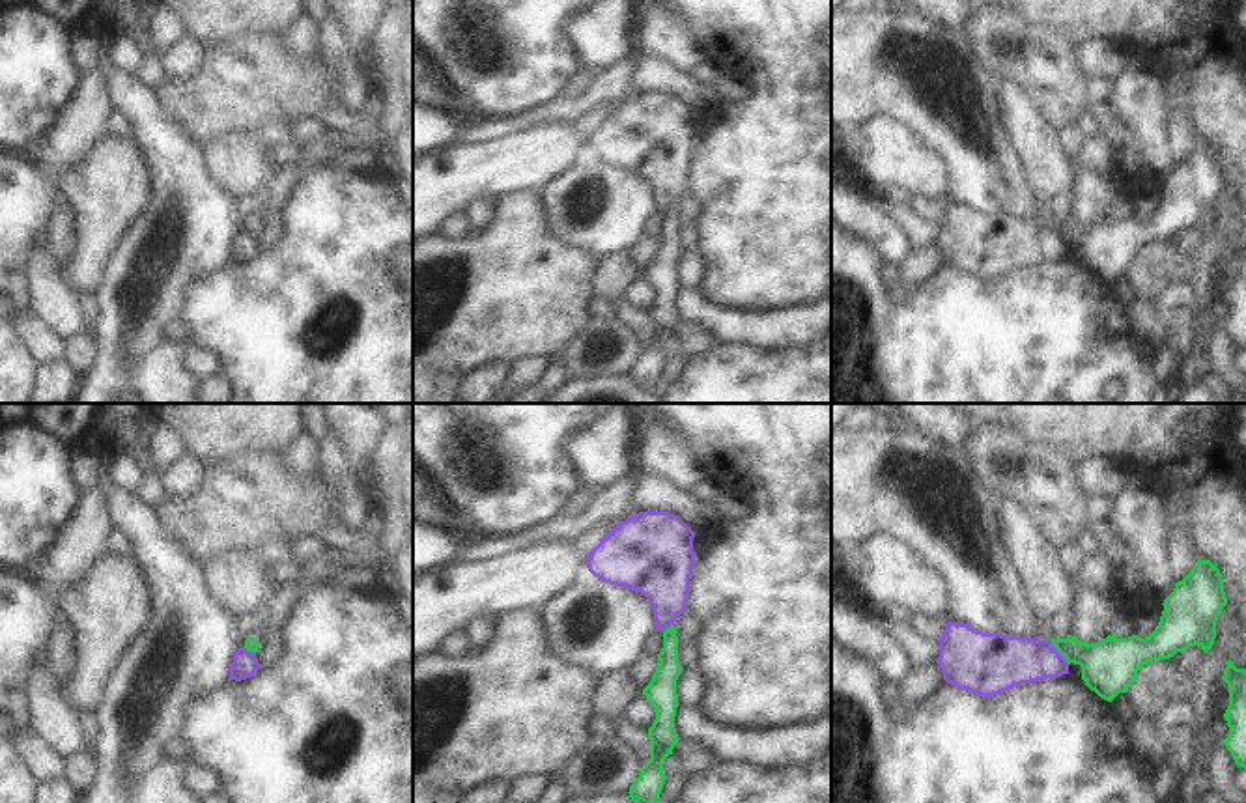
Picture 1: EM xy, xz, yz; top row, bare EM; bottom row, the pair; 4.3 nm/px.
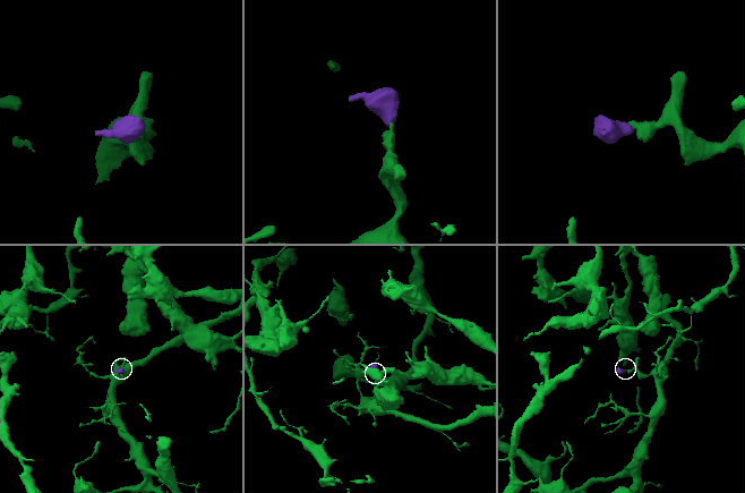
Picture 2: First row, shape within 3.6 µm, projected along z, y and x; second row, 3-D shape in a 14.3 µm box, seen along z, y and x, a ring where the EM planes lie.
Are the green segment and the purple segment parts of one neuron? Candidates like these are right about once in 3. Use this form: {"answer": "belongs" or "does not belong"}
{"answer": "does not belong"}

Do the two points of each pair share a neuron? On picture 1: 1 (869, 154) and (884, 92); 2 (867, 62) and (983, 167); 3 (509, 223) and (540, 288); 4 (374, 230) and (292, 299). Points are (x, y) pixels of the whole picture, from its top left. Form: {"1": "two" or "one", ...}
{"1": "two", "2": "one", "3": "one", "4": "one"}

